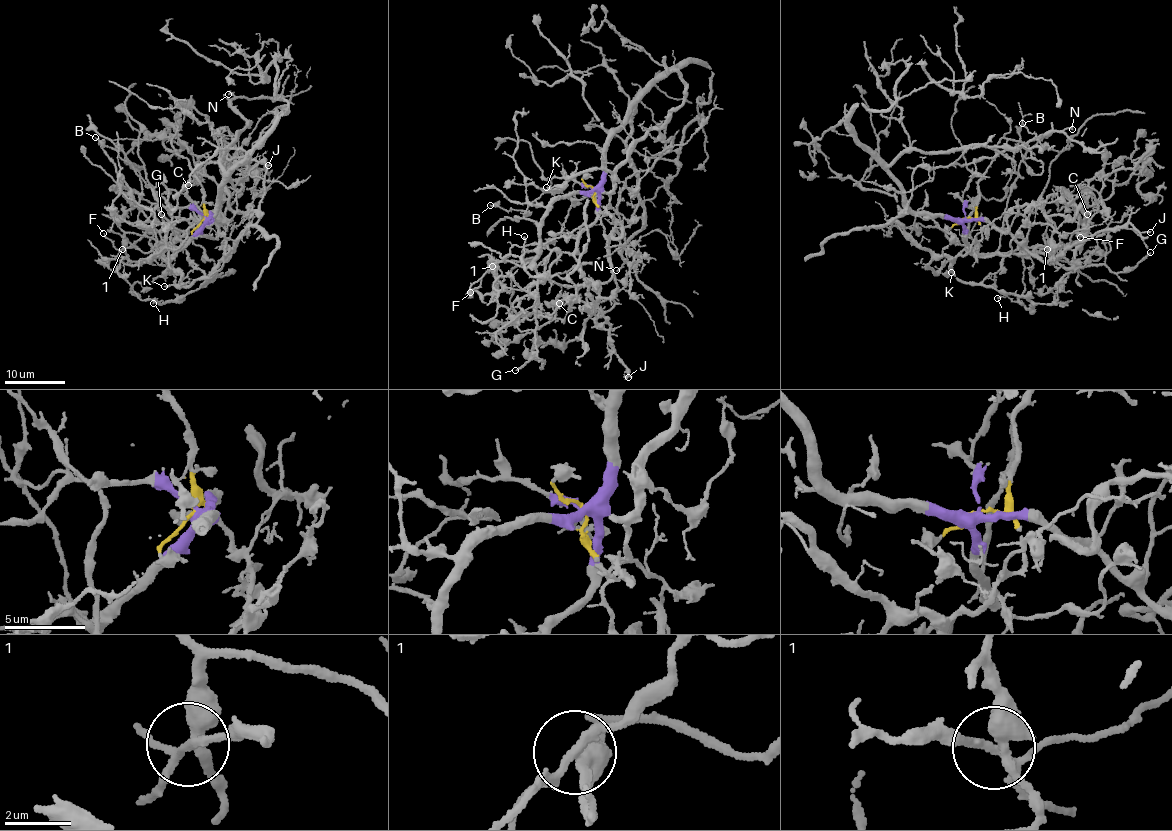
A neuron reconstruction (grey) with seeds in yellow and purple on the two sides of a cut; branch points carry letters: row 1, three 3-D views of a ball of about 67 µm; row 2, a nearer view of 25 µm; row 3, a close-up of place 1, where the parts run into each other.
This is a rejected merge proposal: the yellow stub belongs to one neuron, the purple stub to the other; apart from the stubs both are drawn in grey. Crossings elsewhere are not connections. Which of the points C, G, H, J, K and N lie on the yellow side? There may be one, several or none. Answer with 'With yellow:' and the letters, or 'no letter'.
With yellow: H, K

